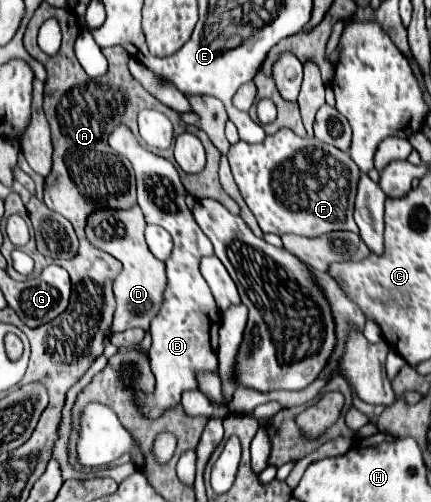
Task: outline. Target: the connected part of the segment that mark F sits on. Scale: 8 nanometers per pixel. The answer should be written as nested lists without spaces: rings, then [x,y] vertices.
[[[280,129],[274,135],[266,135],[266,139],[258,145],[248,145],[244,141],[238,141],[228,151],[228,161],[232,167],[234,181],[240,187],[240,193],[244,201],[248,203],[250,211],[258,219],[258,225],[264,233],[294,233],[304,237],[318,237],[328,231],[354,231],[358,233],[358,227],[354,223],[354,199],[356,199],[356,183],[360,181],[360,169],[352,161],[352,157],[338,147],[332,147],[328,143],[320,143],[318,139],[298,137],[294,131]]]

